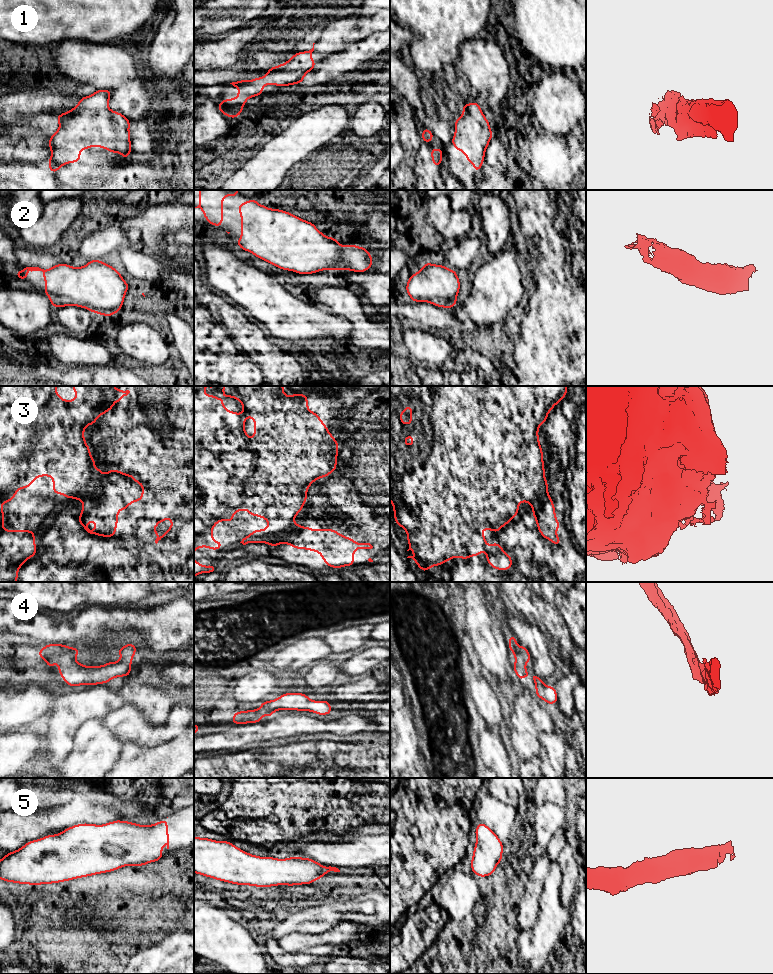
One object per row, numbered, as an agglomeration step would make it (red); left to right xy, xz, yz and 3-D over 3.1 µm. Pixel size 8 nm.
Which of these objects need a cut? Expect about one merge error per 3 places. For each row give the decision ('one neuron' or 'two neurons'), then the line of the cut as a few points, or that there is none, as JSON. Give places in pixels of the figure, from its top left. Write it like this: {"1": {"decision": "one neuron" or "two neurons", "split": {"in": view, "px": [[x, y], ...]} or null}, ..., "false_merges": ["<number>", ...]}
{"1": {"decision": "one neuron", "split": null}, "2": {"decision": "one neuron", "split": null}, "3": {"decision": "one neuron", "split": null}, "4": {"decision": "one neuron", "split": null}, "5": {"decision": "one neuron", "split": null}, "false_merges": []}

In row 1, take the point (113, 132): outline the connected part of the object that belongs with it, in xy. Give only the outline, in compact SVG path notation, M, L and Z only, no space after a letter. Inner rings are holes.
M97 90L90 96L81 97L77 106L70 111L56 116L60 128L49 138L51 157L48 161L49 171L57 173L62 165L80 162L80 152L91 146L105 148L111 153L121 153L123 159L128 159L132 152L129 126L131 121L123 114L111 111L108 102L112 93L110 90Z

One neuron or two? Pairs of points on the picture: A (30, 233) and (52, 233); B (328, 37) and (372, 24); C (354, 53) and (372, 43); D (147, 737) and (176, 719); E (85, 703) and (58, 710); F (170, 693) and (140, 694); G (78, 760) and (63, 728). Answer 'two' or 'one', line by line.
A: one
B: one
C: one
D: one
E: one
F: one
G: two

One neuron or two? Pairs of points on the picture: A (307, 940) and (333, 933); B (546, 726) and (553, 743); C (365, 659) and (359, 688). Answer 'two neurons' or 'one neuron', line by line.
A: one neuron
B: two neurons
C: two neurons

